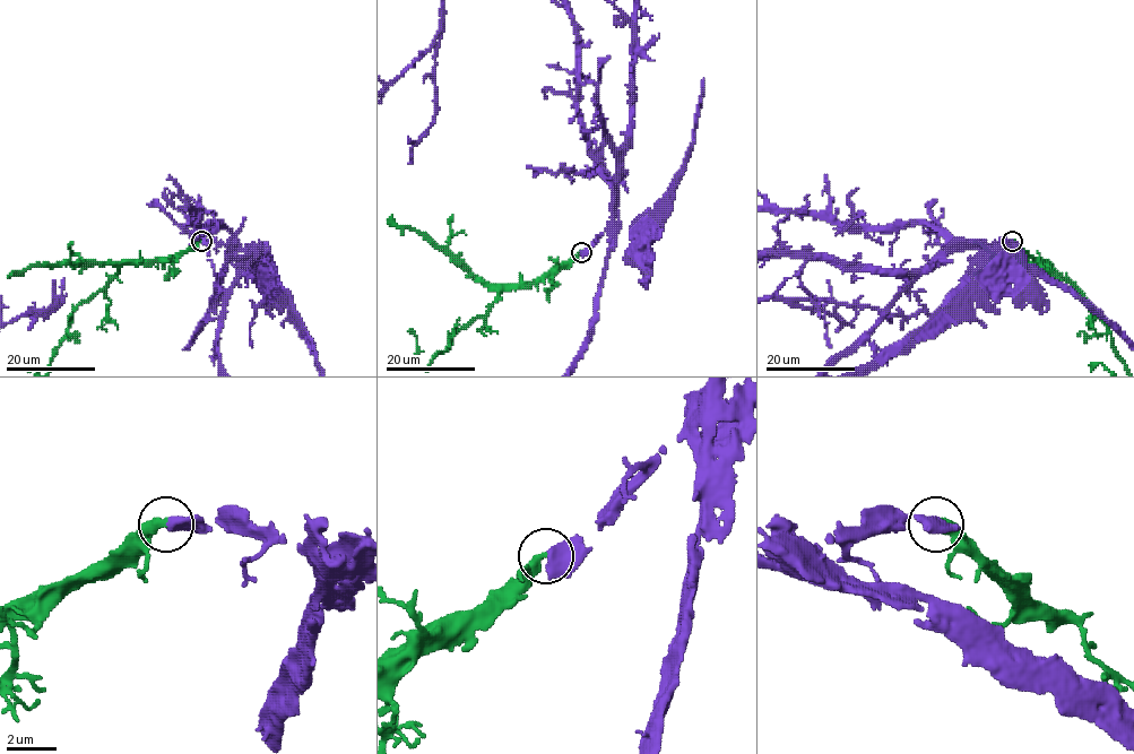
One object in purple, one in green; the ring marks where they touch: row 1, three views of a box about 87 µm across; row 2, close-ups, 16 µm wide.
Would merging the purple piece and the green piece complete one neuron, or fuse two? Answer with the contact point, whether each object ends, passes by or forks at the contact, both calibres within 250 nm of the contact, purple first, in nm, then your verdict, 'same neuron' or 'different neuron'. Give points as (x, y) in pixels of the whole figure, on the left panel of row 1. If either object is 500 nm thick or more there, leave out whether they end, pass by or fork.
(201, 241) | 600/440 nm | same neuron

